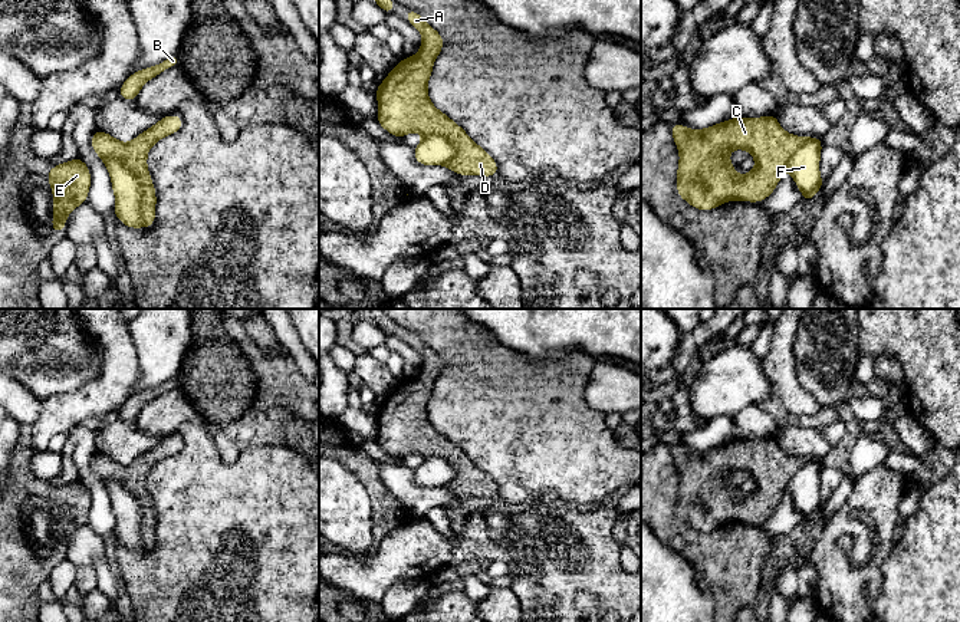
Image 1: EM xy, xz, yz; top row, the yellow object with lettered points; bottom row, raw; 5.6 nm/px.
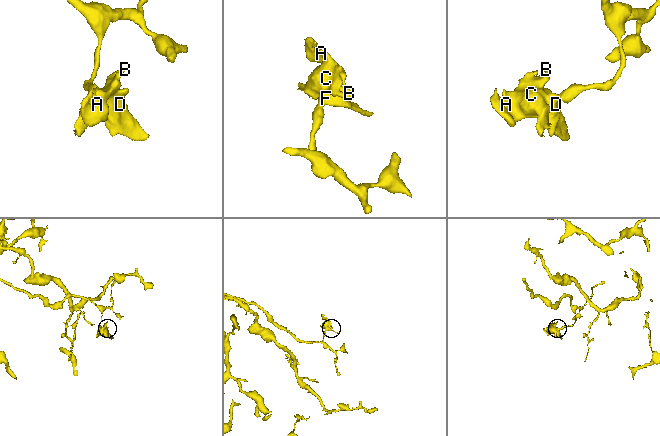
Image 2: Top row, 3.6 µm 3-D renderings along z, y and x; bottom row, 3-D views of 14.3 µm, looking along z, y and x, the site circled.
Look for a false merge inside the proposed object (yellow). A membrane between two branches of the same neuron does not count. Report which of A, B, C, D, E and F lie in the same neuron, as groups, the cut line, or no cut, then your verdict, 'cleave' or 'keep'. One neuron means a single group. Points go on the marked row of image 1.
A B C D E / F | xy (108, 158), (124, 163), (137, 178), (141, 221), (145, 226) | cleave

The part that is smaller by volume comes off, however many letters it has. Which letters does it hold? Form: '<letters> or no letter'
A, B, C, D, E

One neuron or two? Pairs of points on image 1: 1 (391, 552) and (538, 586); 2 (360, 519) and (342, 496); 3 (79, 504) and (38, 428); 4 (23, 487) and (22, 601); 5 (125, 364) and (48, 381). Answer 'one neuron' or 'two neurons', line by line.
1: one neuron
2: one neuron
3: two neurons
4: one neuron
5: two neurons

